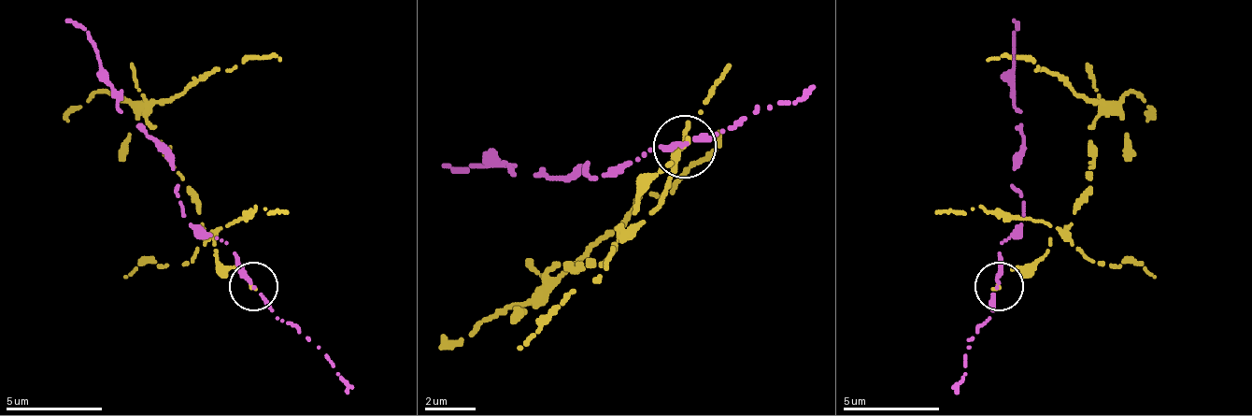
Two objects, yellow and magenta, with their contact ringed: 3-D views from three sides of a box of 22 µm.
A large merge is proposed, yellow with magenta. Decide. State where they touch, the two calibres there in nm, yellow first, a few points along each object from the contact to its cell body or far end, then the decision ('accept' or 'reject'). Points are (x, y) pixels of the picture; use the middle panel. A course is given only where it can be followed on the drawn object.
(685, 147) | 140/190 nm | yellow via (683, 148), (639, 198), (620, 242), (582, 267), (558, 261), (551, 279), (627, 211), (683, 179), (720, 129) | magenta via (683, 148), (651, 148), (595, 179), (589, 161), (563, 179), (507, 166), (445, 166) | reject

